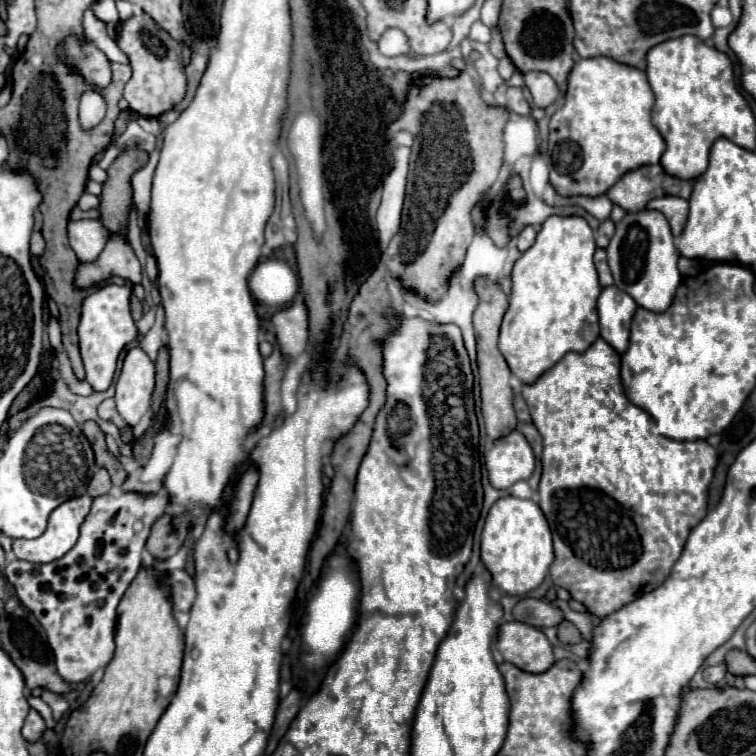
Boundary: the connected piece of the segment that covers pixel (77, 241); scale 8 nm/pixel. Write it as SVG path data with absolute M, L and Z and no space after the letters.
M77 219L69 223L69 243L79 261L93 261L107 243L107 233L97 219Z

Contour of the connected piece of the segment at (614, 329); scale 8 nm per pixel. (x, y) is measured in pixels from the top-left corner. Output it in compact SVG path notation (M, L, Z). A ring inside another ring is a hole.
M617 285L603 287L597 299L601 337L613 345L617 353L623 353L629 343L629 321L633 317L633 309L637 309L637 303Z

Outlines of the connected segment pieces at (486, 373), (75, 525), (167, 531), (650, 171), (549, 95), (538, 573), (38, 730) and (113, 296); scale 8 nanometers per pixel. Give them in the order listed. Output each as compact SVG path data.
M481 277L477 283L477 293L479 293L479 305L473 313L473 325L475 325L475 335L477 335L477 365L481 373L481 401L483 401L483 417L485 417L485 427L489 439L501 439L509 435L517 427L517 417L513 409L513 389L509 385L511 369L501 355L497 347L499 339L499 327L503 321L503 315L507 311L507 297L499 289L499 285L491 283L487 277Z
M85 495L85 497L75 497L73 501L65 501L65 505L59 505L49 515L47 531L41 537L37 537L37 539L15 539L13 541L13 553L15 553L15 557L23 559L23 561L31 561L31 563L53 563L53 561L61 559L77 543L81 523L89 515L91 503L93 503L93 497Z
M165 513L163 517L159 517L155 521L155 525L151 527L151 535L149 535L147 545L145 545L147 551L153 555L153 559L159 561L159 563L163 563L169 557L173 557L179 551L179 547L183 545L181 539L179 539L179 535L171 531L169 521L171 521L169 513Z
M657 163L657 165L643 165L633 171L627 171L609 191L607 197L621 205L625 211L637 211L645 209L647 203L655 197L665 195L677 195L683 199L689 199L693 191L695 179L679 179L669 173Z
M525 73L523 79L533 97L535 107L547 109L559 97L557 83L547 73Z
M513 495L501 497L489 509L489 515L485 519L481 533L481 561L491 573L493 587L503 595L517 597L537 589L553 563L551 529L539 505Z
M29 709L29 715L23 725L23 737L27 741L37 741L43 731L45 731L45 721L41 719L41 715L35 709Z
M127 283L123 287L105 285L99 291L95 291L93 295L85 297L85 301L83 301L81 323L79 323L79 347L81 347L87 383L93 387L93 391L109 389L119 353L125 349L125 345L135 341L139 335L139 329L131 315L129 297L131 297L131 283Z

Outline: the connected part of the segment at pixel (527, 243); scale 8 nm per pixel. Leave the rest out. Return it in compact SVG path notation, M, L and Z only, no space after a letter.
M533 225L523 227L523 231L517 235L517 249L519 249L519 251L529 249L529 247L533 245L533 241L535 241L535 235L537 235L537 231L535 231Z

